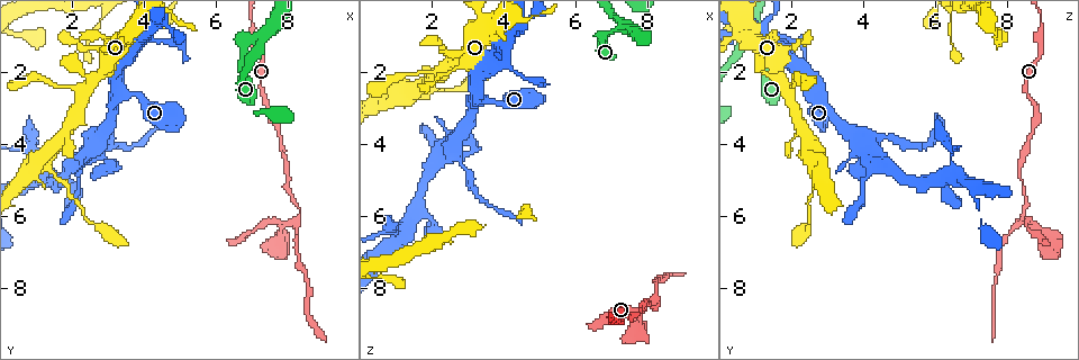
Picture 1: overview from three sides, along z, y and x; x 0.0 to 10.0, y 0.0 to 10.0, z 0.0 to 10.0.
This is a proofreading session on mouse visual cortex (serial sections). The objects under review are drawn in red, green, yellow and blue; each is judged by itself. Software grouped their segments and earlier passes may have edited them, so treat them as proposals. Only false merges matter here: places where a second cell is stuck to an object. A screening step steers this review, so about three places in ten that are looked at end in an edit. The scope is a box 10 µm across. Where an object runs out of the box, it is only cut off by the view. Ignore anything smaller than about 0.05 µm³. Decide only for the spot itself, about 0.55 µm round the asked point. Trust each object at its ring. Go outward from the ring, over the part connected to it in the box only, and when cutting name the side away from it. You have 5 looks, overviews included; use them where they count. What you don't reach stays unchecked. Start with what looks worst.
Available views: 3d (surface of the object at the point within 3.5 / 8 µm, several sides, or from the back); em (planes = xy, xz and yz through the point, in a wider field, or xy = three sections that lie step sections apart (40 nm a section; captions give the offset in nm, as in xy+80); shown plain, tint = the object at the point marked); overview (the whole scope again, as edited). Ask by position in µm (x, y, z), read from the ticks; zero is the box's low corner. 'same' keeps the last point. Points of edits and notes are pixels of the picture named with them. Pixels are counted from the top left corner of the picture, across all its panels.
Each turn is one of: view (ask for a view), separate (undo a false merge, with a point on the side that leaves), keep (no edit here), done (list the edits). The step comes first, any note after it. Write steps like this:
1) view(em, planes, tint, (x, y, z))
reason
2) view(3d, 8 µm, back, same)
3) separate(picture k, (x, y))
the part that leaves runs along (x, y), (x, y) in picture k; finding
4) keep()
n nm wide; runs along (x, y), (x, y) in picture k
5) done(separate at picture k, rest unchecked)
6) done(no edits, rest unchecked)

view(3d, 3.5 µm, (8.30, 6.15, 8.45))
three-way junction

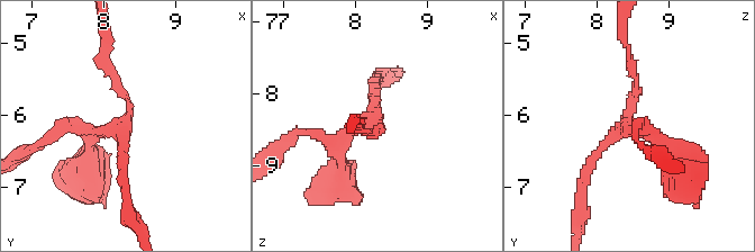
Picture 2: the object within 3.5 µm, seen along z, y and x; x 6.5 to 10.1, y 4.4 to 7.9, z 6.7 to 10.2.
view(em, xy, step 3, tint, (8.30, 6.10, 8.40))
shape alone is not enough

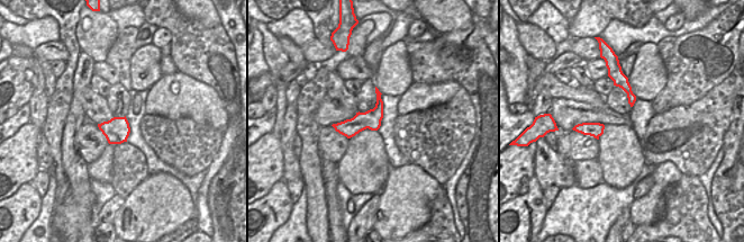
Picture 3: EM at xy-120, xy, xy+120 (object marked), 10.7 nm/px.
view(em, xy, step 2, tint, same)
another direction

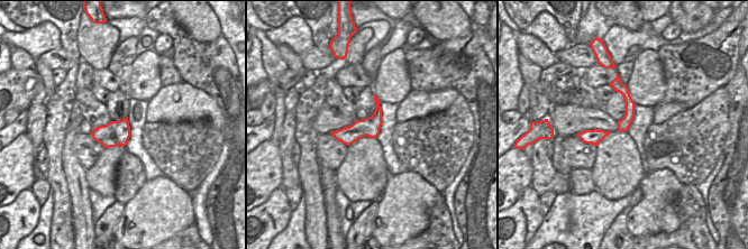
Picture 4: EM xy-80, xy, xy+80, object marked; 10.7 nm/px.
keep()
runs along (629, 61), (635, 102), (624, 127), (664, 144) in picture 2; continuous, no second cell

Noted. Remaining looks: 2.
view(3d, 8 µm, (7.30, 1.00, 0.75))
abrupt turn

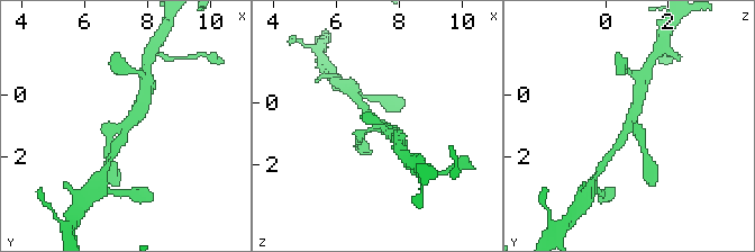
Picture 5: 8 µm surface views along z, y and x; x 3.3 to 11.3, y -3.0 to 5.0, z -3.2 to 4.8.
view(em, xy, step 2, tint, same)

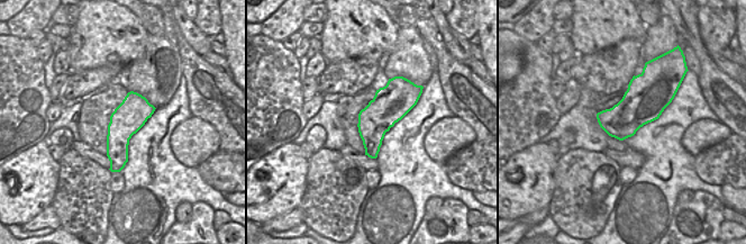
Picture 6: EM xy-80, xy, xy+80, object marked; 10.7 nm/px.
keep()
runs along (108, 145), (109, 131), (144, 102) in picture 5; one cell here

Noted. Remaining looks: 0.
done(no edits, rest unchecked)

